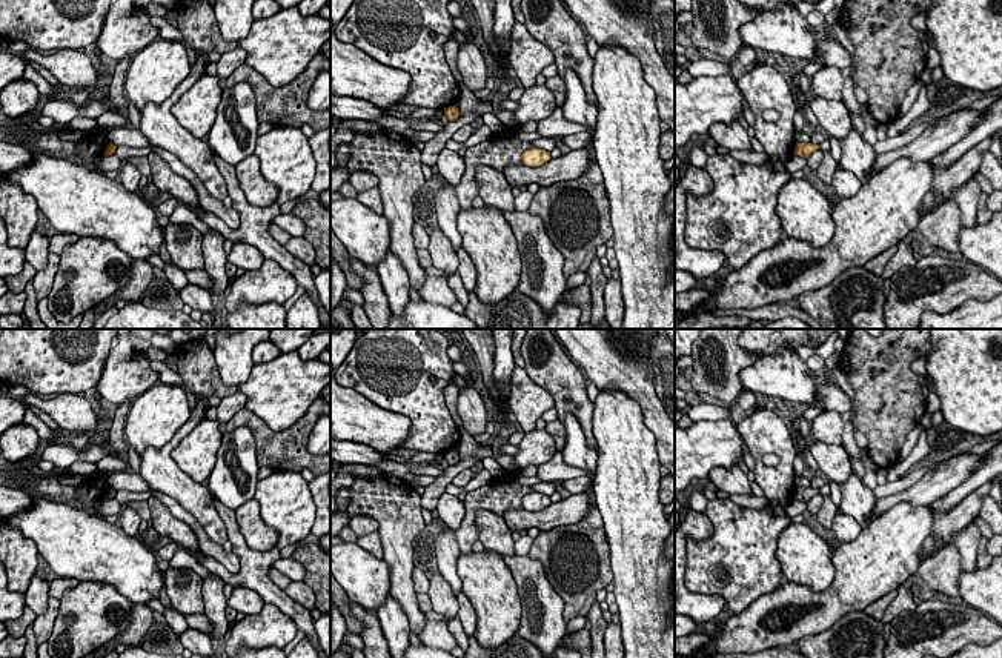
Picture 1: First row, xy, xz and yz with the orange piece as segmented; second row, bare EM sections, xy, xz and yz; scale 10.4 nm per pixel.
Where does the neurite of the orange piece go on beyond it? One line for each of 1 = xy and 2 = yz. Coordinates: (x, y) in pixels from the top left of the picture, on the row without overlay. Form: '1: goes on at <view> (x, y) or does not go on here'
1: does not go on here
2: does not go on here

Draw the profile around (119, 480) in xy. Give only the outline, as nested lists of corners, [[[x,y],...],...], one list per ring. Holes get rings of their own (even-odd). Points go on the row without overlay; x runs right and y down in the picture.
[[[114,472],[106,477],[106,481],[108,481],[108,486],[115,490],[151,492],[154,498],[158,498],[160,501],[166,504],[166,507],[171,510],[171,513],[177,520],[186,523],[194,530],[194,533],[198,538],[198,546],[200,546],[201,553],[209,555],[218,563],[221,563],[231,573],[240,572],[240,567],[241,567],[240,558],[234,552],[226,553],[223,546],[211,541],[192,513],[189,513],[174,498],[161,492],[152,490],[138,474]]]

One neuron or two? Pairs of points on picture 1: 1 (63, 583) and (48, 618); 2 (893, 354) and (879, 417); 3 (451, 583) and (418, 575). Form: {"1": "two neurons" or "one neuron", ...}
{"1": "one neuron", "2": "one neuron", "3": "two neurons"}

